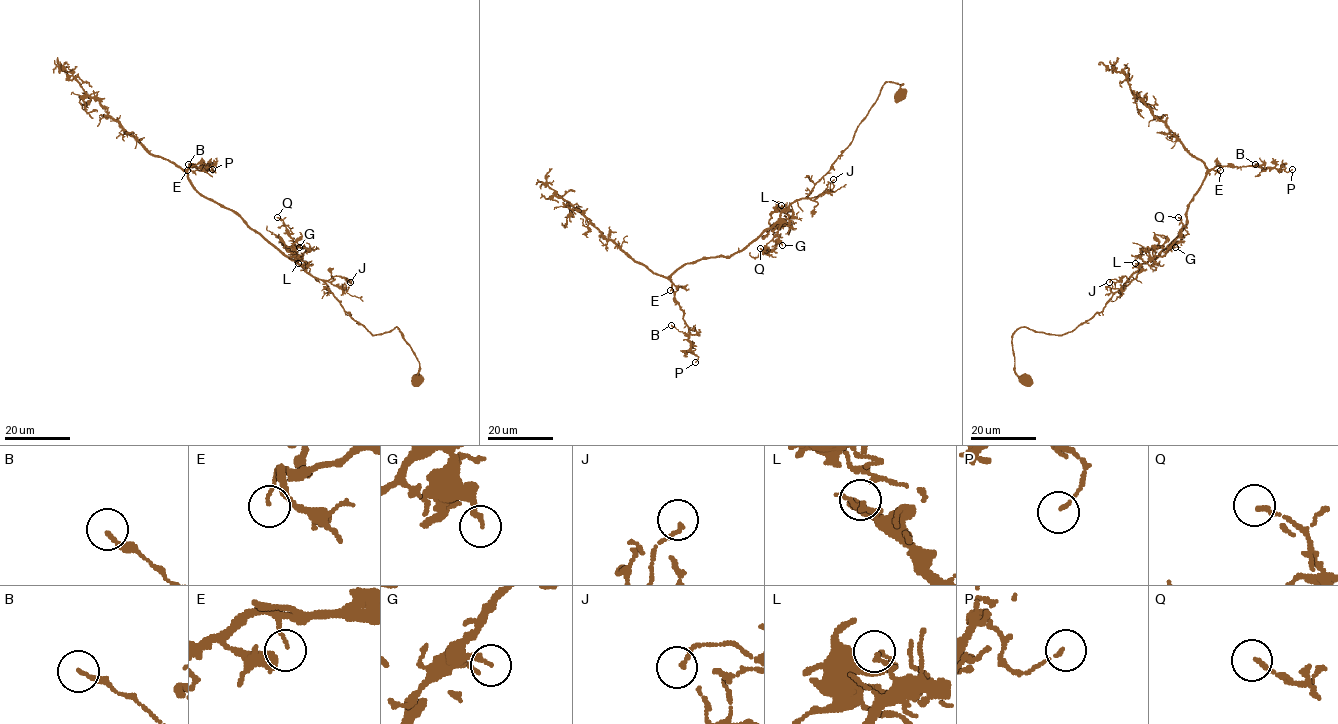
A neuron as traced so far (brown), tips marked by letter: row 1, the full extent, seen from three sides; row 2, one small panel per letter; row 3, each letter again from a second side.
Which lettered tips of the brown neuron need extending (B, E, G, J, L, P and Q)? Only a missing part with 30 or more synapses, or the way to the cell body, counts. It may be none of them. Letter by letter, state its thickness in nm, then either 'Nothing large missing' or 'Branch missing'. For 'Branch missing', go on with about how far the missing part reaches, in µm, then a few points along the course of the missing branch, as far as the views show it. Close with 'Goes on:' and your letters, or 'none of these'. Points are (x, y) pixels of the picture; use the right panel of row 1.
B: Thickness 130 nm. Nothing large missing
E: Thickness 90 nm. Nothing large missing
G: Thickness 200 nm. Nothing large missing
J: Thickness 130 nm. Nothing large missing
L: Thickness 170 nm. Nothing large missing
P: Thickness 100 nm. Nothing large missing
Q: Thickness 130 nm. Nothing large missing
Goes on: none of these

